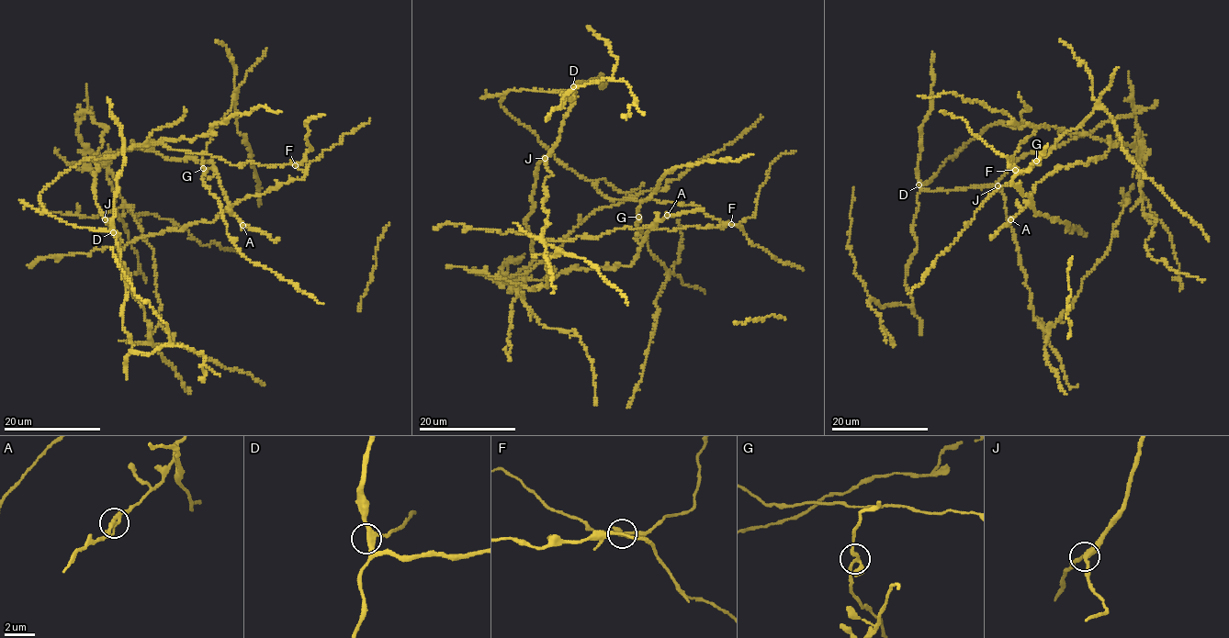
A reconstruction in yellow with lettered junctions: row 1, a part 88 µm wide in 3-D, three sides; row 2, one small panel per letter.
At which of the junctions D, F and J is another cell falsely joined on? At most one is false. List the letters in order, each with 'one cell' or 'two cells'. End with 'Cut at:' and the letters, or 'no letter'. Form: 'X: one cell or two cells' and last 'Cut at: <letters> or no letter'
D: one cell
F: two cells
J: one cell
Cut at: F

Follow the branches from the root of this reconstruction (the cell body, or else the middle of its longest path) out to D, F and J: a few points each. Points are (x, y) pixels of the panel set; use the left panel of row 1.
D: (181, 151), (157, 142), (84, 159), (40, 193), (39, 200), (50, 215), (77, 227), (113, 232)
F: (181, 151), (209, 153), (231, 164), (248, 162), (269, 167), (295, 165)
J: (181, 151), (157, 142), (84, 159), (40, 193), (39, 200), (50, 215), (119, 234), (105, 219)

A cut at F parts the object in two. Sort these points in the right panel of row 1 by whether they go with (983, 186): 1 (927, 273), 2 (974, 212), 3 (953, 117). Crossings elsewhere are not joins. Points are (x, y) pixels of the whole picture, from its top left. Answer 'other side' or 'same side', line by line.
1: other side
2: other side
3: same side

